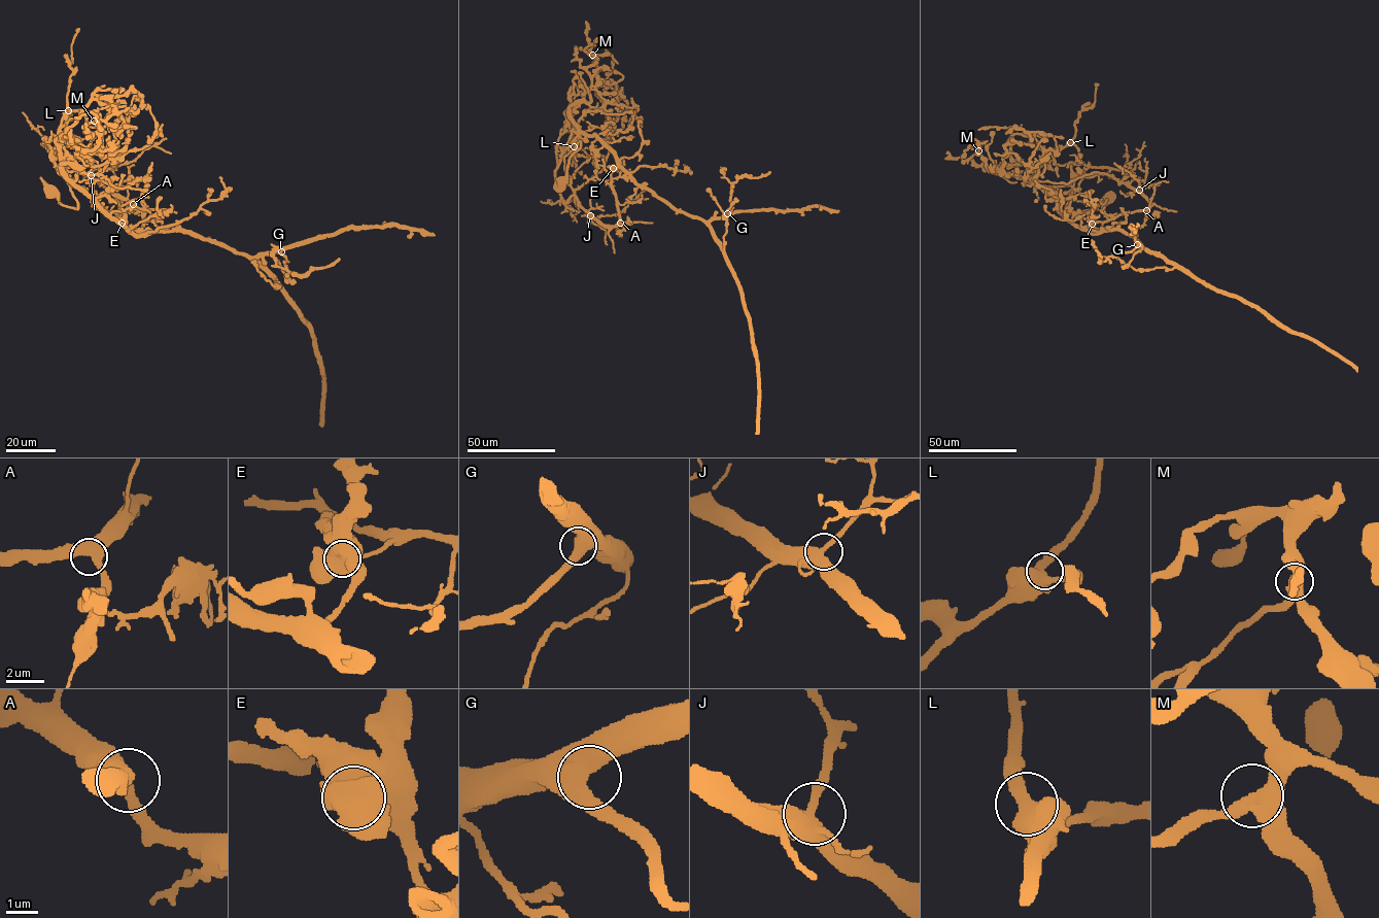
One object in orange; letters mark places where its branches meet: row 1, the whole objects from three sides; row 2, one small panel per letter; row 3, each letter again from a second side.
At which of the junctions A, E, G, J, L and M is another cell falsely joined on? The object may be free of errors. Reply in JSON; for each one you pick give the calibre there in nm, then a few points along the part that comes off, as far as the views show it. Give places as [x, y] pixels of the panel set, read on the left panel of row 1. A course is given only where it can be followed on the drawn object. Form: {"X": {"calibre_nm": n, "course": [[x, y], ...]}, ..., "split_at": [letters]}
{"E": {"calibre_nm": 700, "course": [[122, 223], [131, 203], [76, 170], [69, 158], [106, 151], [115, 160], [115, 167], [74, 139], [89, 165]]}, "split_at": ["E"]}

